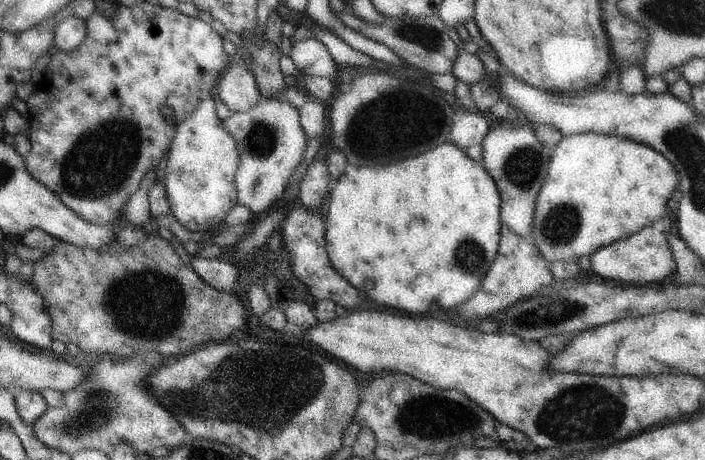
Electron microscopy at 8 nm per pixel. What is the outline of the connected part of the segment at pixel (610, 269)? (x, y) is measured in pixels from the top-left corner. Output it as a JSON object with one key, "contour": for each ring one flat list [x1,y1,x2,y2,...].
{"contour":[[653,227,643,228,631,237,606,245,591,256,587,265,603,278,621,280,629,286,664,284,675,274,676,263,665,233]]}

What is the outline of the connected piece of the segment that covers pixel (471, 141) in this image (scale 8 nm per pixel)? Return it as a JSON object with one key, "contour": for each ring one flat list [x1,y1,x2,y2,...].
{"contour":[[467,112,455,118,450,140,453,145,466,151,470,146,481,144,491,129,490,124,482,116]]}

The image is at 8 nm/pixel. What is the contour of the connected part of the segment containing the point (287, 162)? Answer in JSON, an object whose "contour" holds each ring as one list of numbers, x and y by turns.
{"contour":[[281,96,261,97,250,110,232,112,230,118,222,121,222,127,230,134,238,150,238,160,240,160,238,172,236,172,238,204,246,206,253,214,262,214,262,212,275,209,283,198,298,164,304,160,307,149,308,136,302,127,298,108,294,108]]}

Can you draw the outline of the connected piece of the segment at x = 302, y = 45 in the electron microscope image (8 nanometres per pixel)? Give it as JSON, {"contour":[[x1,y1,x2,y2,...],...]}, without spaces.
{"contour":[[312,35,304,41,292,44,292,54,289,57,300,71,300,76,329,78,333,82,338,74,338,66,330,57,328,48]]}

